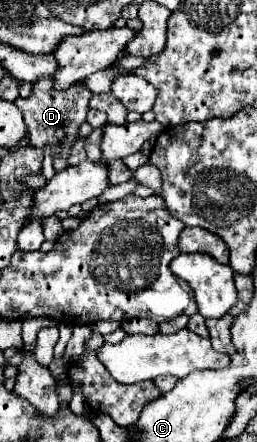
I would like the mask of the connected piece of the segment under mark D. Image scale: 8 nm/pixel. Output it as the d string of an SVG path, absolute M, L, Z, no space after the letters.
M38 78L32 84L32 92L28 98L16 98L16 106L22 110L24 122L28 126L28 140L26 144L38 150L50 148L52 156L62 156L68 160L70 152L72 152L72 144L78 140L78 128L80 124L86 120L88 114L88 100L90 100L92 92L72 84L68 90L54 90L50 84L50 78Z

